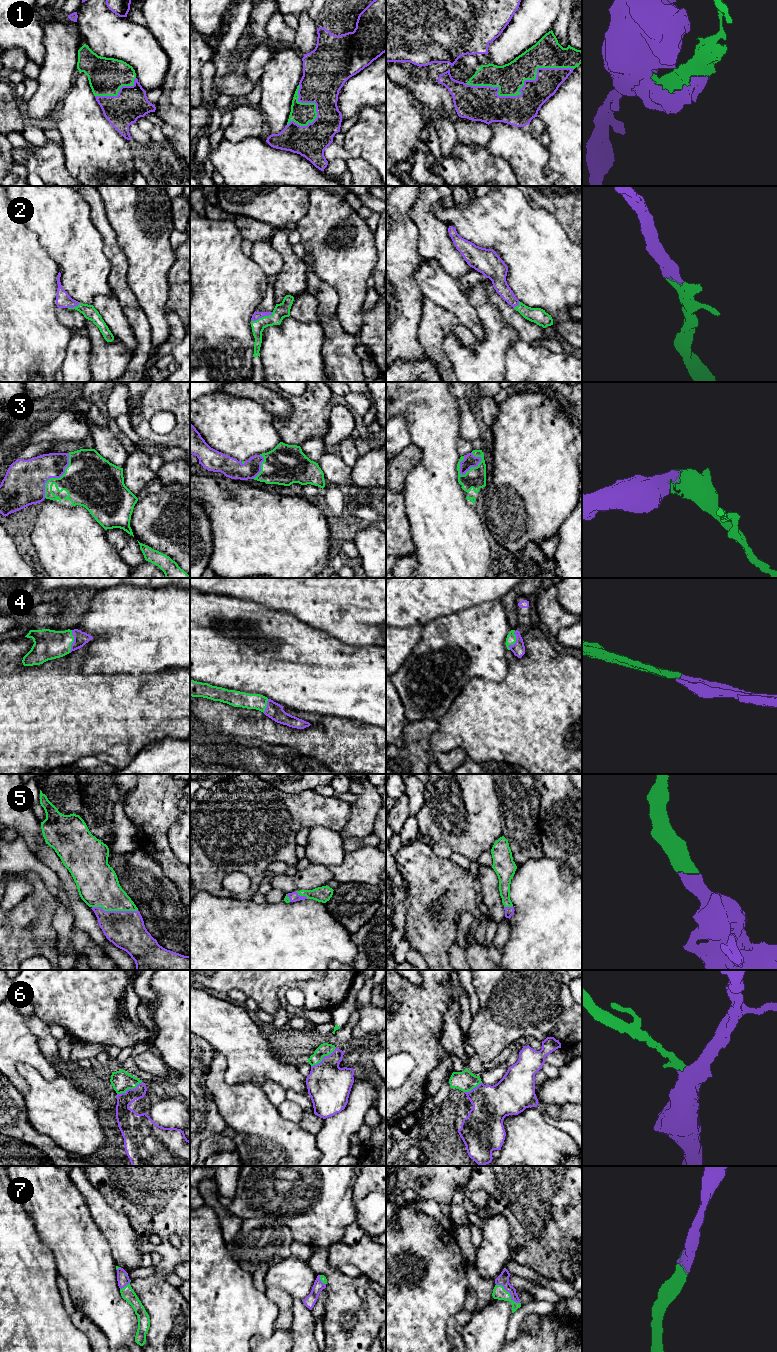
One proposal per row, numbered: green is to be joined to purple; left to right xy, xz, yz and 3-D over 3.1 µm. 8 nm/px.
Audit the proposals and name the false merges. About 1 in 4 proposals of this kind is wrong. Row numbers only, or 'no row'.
no row

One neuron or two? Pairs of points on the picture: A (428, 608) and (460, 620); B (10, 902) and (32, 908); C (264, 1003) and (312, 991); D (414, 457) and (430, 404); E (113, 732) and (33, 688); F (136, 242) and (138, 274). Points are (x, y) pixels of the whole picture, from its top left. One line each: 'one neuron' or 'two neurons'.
A: two neurons
B: two neurons
C: two neurons
D: two neurons
E: one neuron
F: one neuron

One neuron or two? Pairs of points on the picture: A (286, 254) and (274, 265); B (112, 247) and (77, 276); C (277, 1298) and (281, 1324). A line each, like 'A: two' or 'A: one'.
A: two
B: two
C: one

